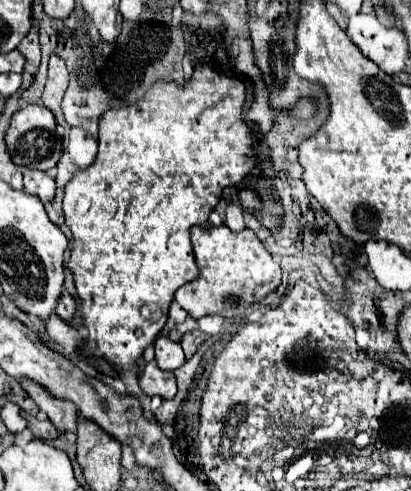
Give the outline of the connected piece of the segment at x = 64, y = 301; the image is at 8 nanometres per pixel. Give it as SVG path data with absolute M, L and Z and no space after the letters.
M63 294L63 298L59 300L59 304L57 304L57 314L59 314L59 318L63 318L65 322L71 322L71 318L75 316L75 300L73 300L73 296L71 294Z

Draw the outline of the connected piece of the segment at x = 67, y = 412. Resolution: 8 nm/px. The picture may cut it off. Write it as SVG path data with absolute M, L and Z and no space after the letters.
M21 380L23 390L33 398L33 402L49 416L49 420L57 426L57 430L75 432L77 426L77 410L71 400L63 400L53 396L47 388L33 380Z

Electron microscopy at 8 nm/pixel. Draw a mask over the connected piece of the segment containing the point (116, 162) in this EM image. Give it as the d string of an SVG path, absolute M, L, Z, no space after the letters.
M197 64L193 70L193 76L189 82L177 84L173 80L159 80L151 86L145 96L129 106L119 106L113 110L107 110L101 120L99 120L99 154L95 162L83 170L77 170L69 184L65 186L65 198L63 198L63 216L65 224L73 232L73 250L71 250L71 260L69 268L73 270L75 276L75 288L81 300L81 316L83 324L89 330L89 336L85 340L85 346L81 348L83 358L105 358L113 366L129 368L135 364L135 360L143 354L143 350L157 340L161 334L165 322L167 322L167 312L169 304L173 300L173 294L179 286L191 282L197 278L197 264L195 256L191 250L191 240L189 240L189 230L193 224L207 222L209 214L217 206L223 188L239 184L259 162L259 154L253 148L253 138L251 138L251 126L245 120L243 106L245 106L247 90L243 80L236 77L229 77L222 72L210 67L207 64Z

